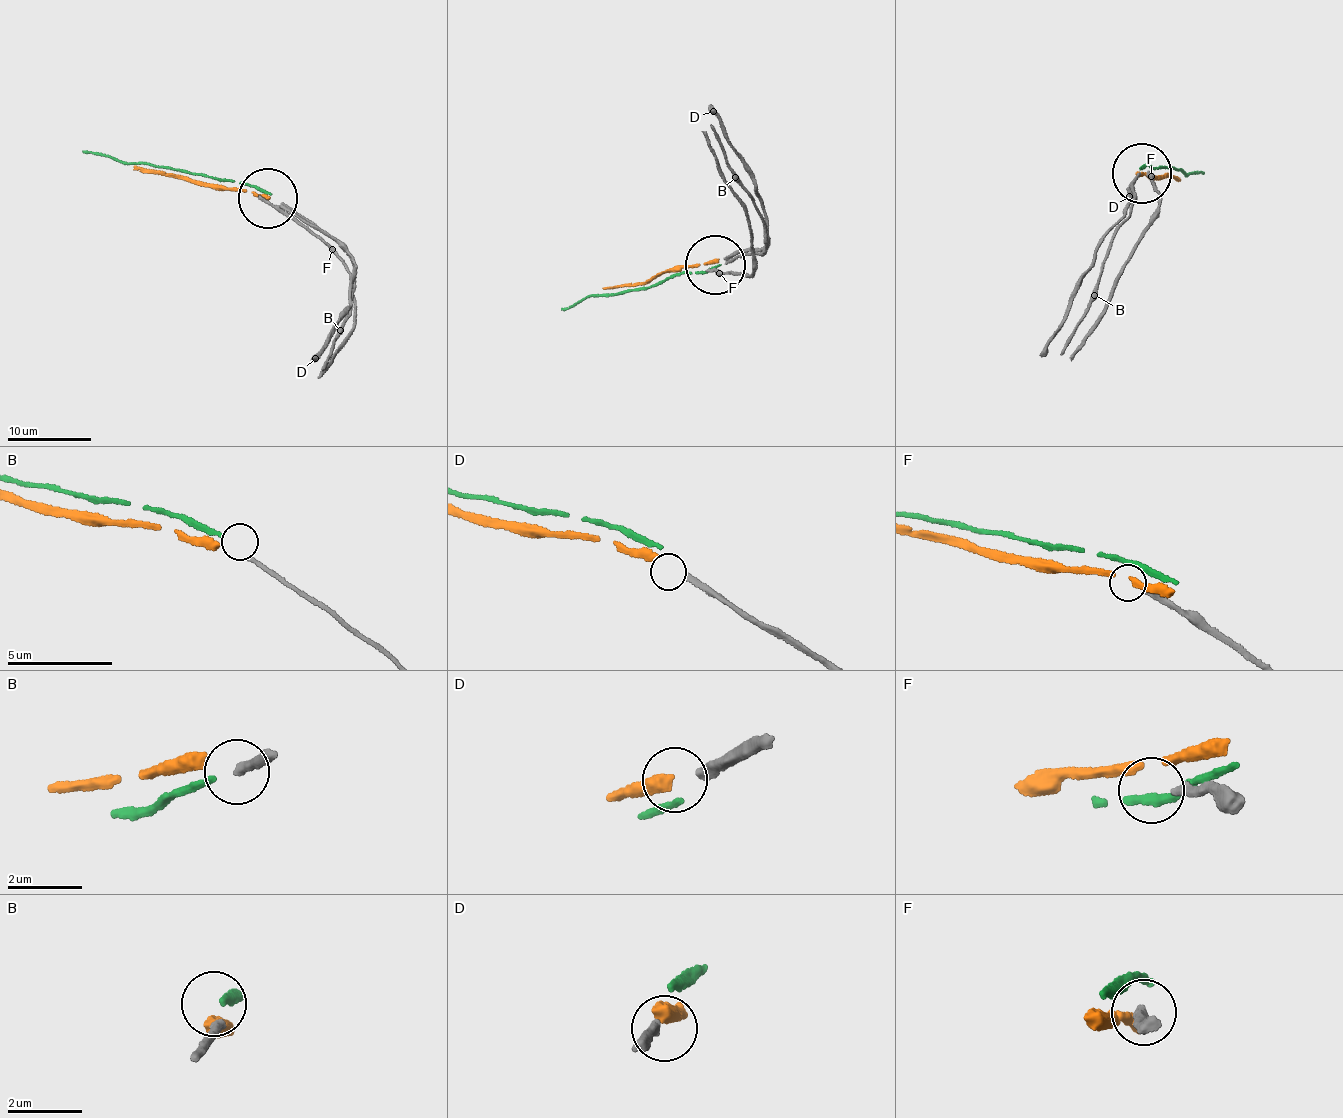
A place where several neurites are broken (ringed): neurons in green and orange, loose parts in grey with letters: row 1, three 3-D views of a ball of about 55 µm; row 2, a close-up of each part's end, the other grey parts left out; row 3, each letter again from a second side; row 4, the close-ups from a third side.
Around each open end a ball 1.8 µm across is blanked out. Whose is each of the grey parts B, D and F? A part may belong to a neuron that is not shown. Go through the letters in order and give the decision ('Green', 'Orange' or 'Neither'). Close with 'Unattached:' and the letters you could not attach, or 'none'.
B: Green
D: Orange
F: Neither
Unattached: F

